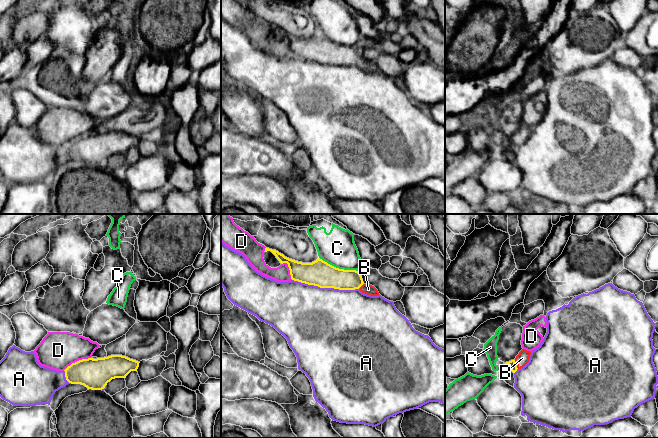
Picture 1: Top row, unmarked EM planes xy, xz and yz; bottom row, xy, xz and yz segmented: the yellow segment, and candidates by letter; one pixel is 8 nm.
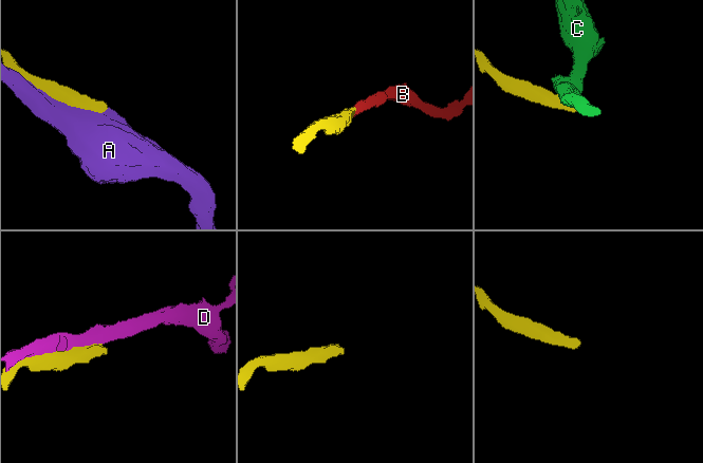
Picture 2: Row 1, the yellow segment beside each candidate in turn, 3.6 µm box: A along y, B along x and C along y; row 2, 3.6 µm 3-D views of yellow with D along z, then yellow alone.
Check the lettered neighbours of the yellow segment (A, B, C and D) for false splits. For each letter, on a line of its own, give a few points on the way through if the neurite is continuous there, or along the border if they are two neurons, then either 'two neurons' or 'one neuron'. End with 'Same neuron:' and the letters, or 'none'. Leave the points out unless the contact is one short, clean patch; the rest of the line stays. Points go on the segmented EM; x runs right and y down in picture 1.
A: two neurons
B: runs through yz (511, 365), (515, 364), (522, 358); one neuron
C: border along xz (319, 257), (336, 267), (358, 271); two neurons
D: two neurons
Same neuron: B

